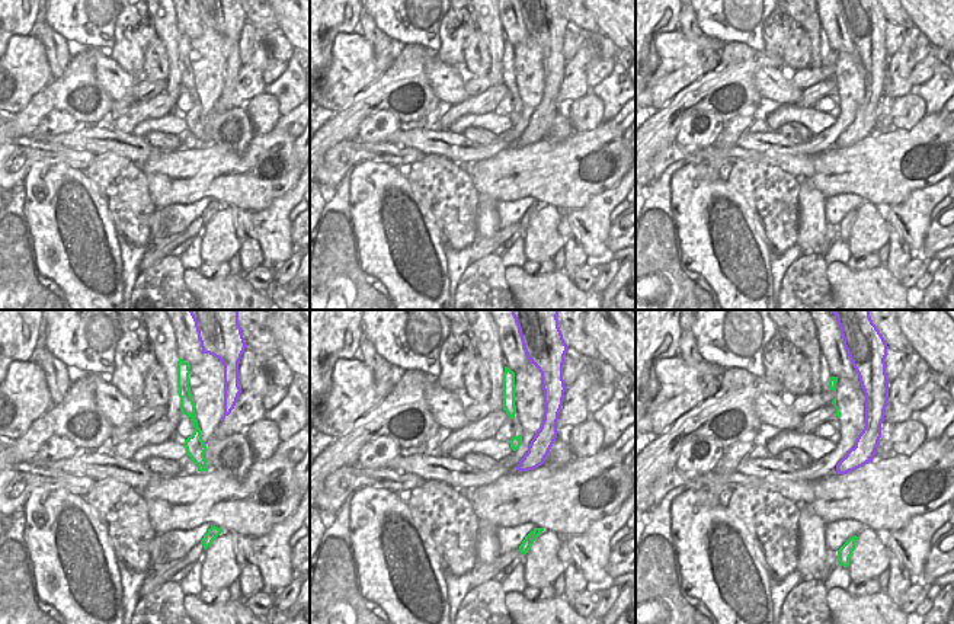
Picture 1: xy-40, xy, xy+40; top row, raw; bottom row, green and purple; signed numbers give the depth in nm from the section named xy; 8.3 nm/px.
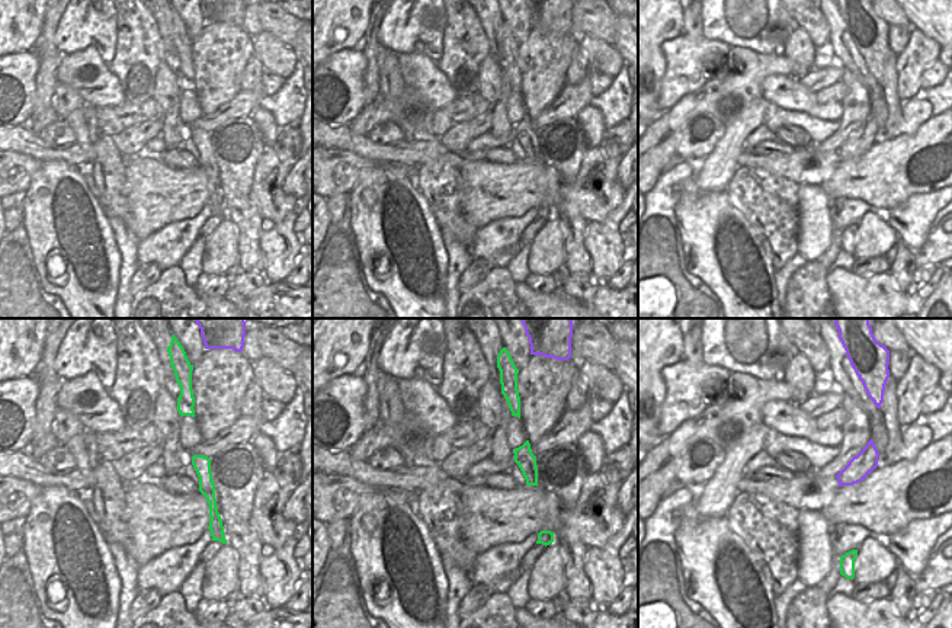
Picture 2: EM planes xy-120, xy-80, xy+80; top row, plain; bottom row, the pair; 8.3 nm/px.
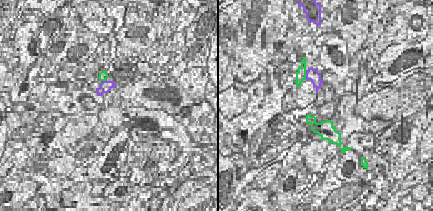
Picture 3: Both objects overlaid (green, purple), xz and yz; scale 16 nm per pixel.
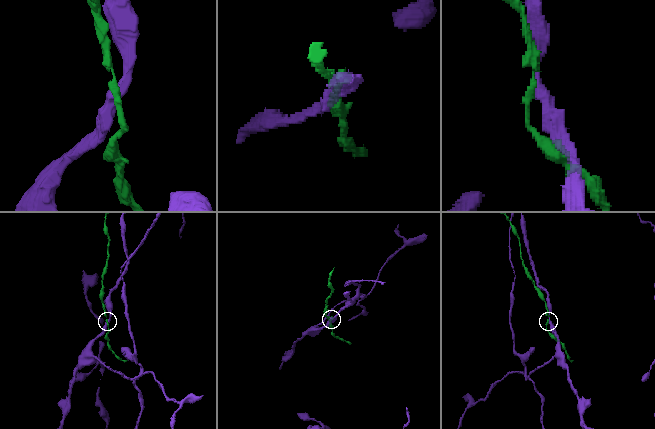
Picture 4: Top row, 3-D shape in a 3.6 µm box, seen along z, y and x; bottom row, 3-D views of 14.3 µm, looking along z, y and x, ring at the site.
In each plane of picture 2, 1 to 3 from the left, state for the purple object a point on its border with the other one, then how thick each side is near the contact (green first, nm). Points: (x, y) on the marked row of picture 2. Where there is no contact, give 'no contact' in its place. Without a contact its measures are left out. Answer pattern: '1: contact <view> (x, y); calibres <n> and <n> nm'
1: no contact
2: no contact
3: no contact

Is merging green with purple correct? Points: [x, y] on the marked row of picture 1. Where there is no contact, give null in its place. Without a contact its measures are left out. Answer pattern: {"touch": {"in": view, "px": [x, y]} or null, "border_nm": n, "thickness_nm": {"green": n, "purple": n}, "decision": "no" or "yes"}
{"touch": null, "decision": "no"}

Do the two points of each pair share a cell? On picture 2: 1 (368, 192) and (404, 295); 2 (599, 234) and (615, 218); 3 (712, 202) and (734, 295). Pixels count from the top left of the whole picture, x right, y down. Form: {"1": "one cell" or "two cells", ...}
{"1": "one cell", "2": "one cell", "3": "one cell"}

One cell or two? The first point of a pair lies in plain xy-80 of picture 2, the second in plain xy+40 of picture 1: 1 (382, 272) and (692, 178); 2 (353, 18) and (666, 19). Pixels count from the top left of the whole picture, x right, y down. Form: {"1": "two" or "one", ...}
{"1": "one", "2": "one"}

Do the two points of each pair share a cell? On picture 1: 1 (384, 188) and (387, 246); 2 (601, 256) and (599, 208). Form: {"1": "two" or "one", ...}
{"1": "one", "2": "one"}

